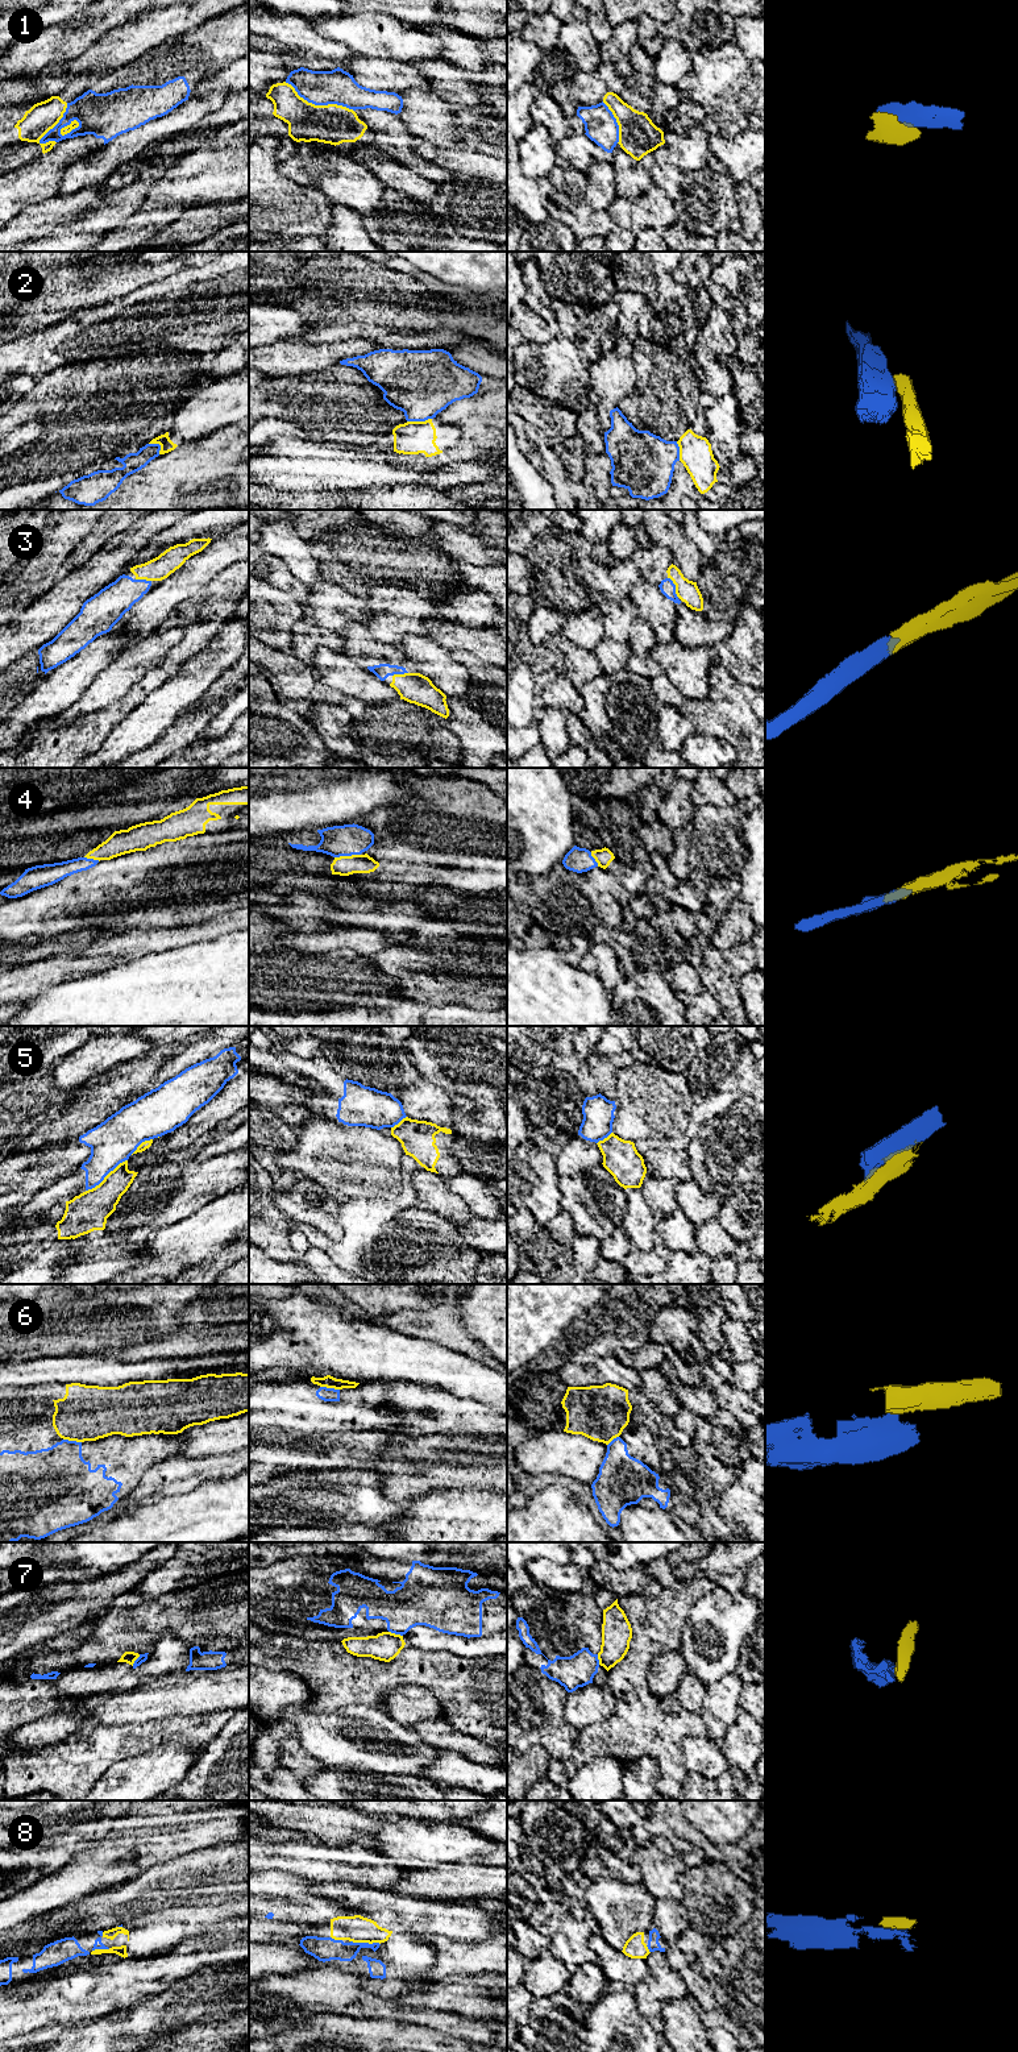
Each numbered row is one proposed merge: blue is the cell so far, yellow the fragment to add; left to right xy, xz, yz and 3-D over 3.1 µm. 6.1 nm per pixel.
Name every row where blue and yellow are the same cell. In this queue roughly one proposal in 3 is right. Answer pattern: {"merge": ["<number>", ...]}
{"merge": ["3", "4", "8"]}

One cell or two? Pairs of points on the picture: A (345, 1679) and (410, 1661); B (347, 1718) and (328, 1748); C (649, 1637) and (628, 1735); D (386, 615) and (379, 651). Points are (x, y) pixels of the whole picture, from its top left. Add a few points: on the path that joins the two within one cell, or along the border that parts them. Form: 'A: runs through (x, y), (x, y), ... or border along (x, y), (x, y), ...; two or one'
A: runs through (361, 1679), (394, 1674); one
B: runs through (347, 1726), (347, 1729), (336, 1740); one
C: runs through (638, 1661), (632, 1670), (632, 1711); one
D: border along (364, 624), (375, 640), (394, 646); two

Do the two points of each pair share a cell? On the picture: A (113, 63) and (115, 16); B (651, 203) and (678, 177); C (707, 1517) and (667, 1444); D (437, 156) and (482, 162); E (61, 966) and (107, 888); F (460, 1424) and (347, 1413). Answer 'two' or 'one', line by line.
A: two
B: two
C: one
D: one
E: two
F: one

